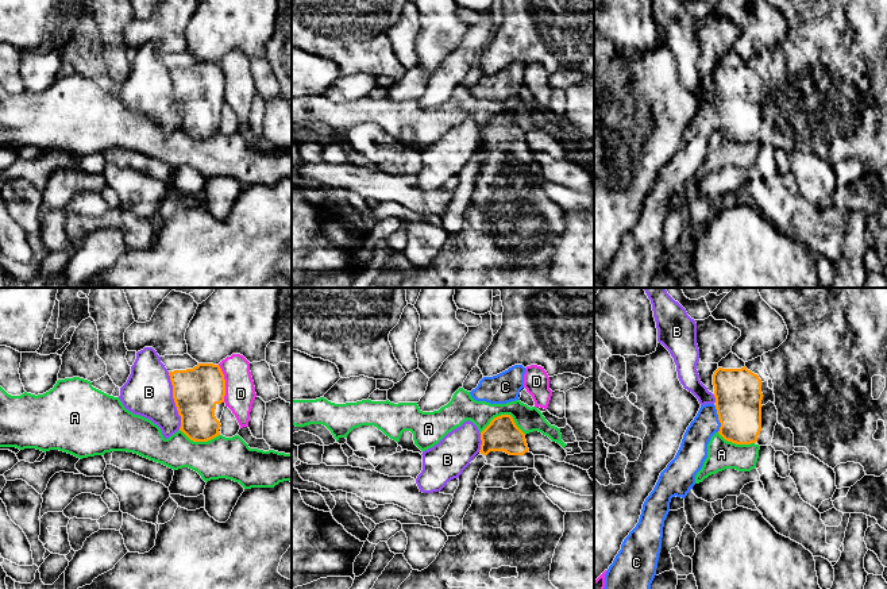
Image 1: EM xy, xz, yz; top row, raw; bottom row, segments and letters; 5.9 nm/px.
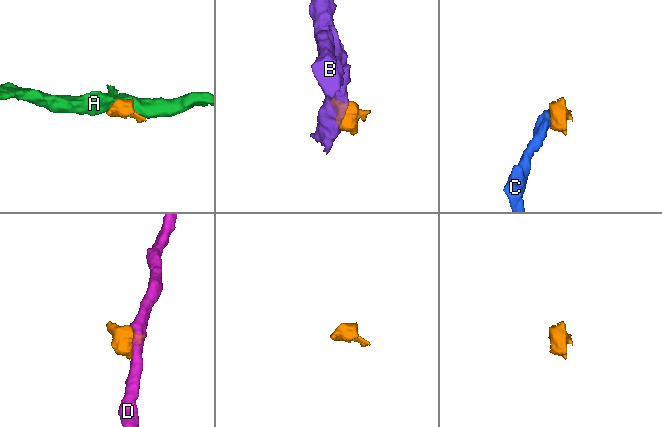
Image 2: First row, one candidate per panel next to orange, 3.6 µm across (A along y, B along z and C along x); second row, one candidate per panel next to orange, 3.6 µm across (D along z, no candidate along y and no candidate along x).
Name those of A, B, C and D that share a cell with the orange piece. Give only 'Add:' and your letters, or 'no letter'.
Add: C

